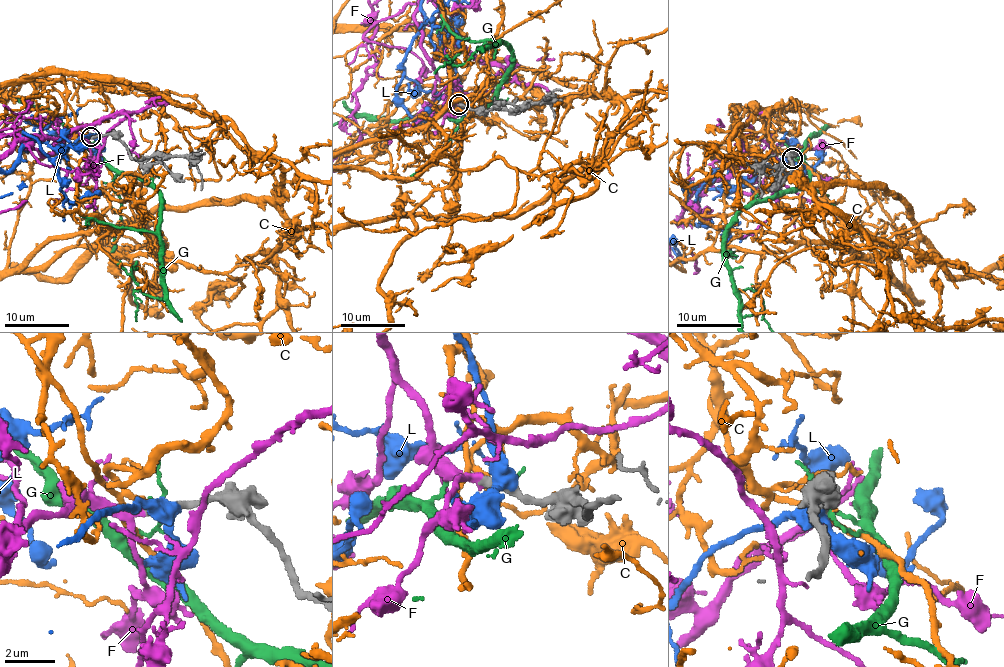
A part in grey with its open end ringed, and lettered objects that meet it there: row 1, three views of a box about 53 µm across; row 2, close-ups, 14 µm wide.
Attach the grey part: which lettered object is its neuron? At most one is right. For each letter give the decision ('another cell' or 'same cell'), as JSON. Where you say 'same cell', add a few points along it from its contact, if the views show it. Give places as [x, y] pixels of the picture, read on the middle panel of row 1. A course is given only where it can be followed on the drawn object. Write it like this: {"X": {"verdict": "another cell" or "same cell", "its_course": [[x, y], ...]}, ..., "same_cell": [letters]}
{"C": {"verdict": "another cell"}, "F": {"verdict": "same cell"}, "G": {"verdict": "another cell"}, "L": {"verdict": "another cell"}, "same_cell": ["F"]}

